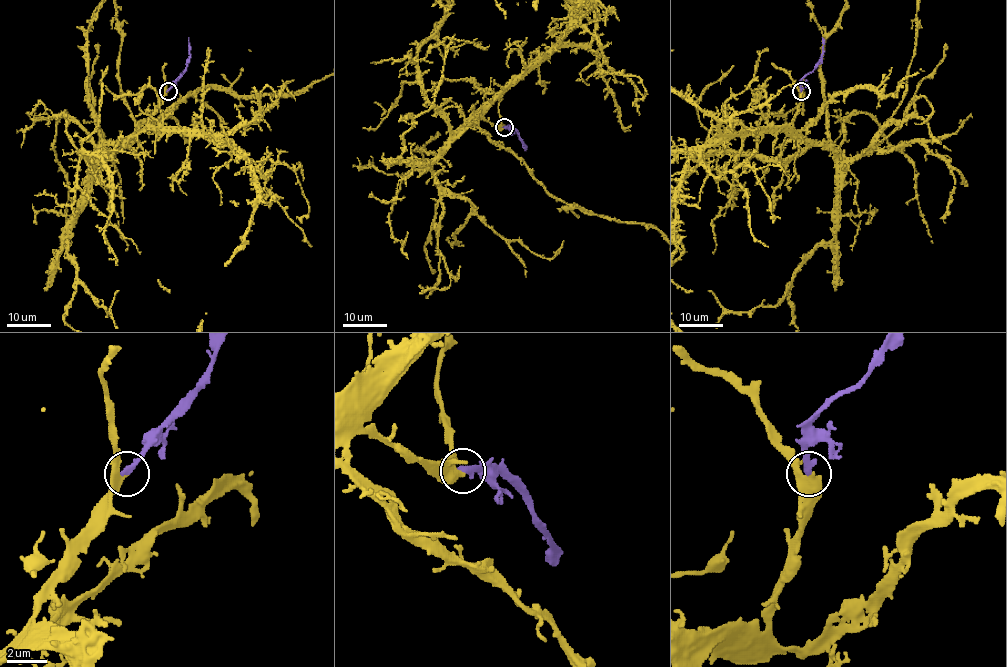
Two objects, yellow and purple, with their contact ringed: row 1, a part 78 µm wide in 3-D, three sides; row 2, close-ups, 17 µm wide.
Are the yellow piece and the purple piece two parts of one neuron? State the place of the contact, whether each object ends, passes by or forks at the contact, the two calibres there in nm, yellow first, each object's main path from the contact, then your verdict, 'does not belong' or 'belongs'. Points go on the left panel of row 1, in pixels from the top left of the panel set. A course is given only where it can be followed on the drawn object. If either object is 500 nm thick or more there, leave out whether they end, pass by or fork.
at (168, 91); yellow passes by; purple ends there; 360 nm thick on the yellow side, 280 nm on the other; purple runs (167, 91), (186, 68), (190, 58), (188, 37); belongs

